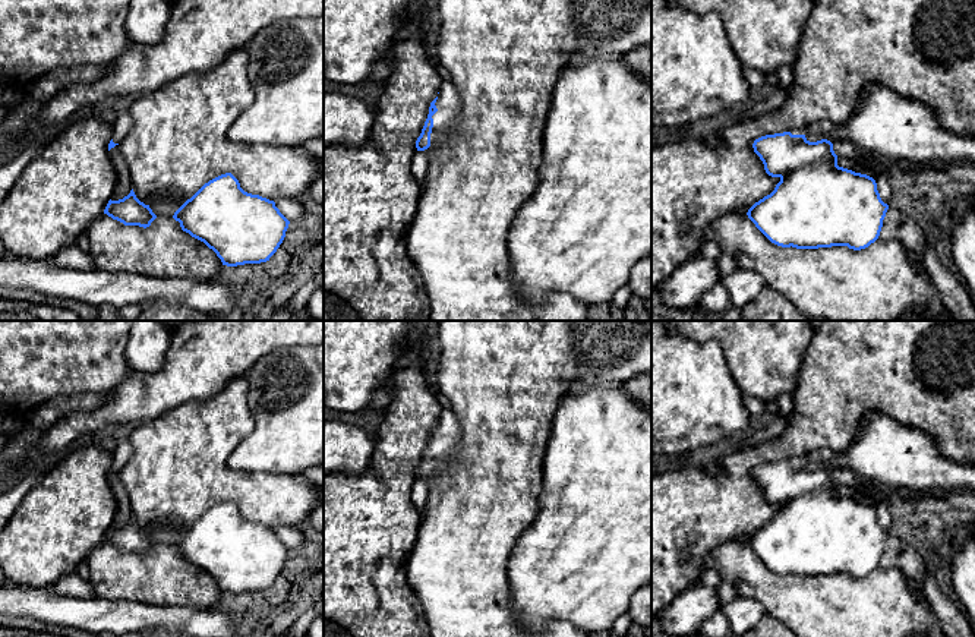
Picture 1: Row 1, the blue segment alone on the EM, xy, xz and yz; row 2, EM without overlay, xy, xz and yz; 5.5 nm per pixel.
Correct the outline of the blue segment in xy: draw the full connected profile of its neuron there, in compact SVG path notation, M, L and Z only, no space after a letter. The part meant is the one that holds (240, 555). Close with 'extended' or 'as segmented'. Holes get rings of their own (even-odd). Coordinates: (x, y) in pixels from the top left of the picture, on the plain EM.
M231 501L205 511L173 546L180 551L183 559L212 577L227 595L269 589L283 571L290 552L274 529L244 520Z; as segmented

